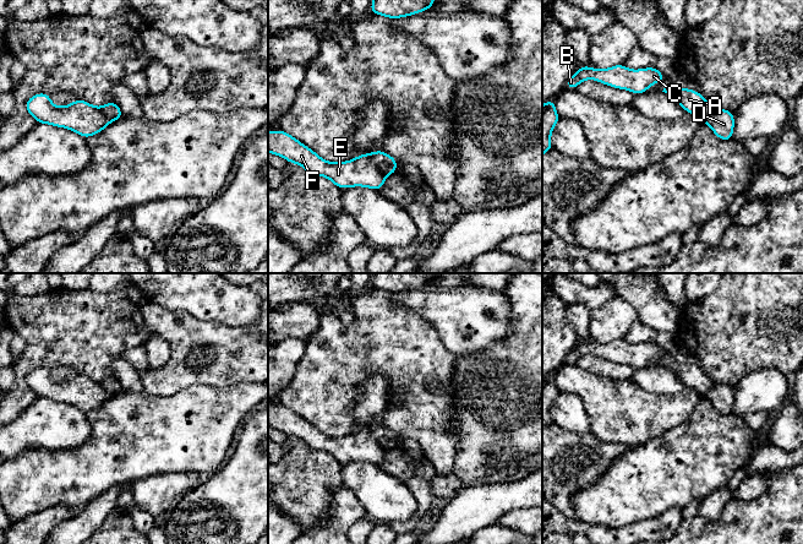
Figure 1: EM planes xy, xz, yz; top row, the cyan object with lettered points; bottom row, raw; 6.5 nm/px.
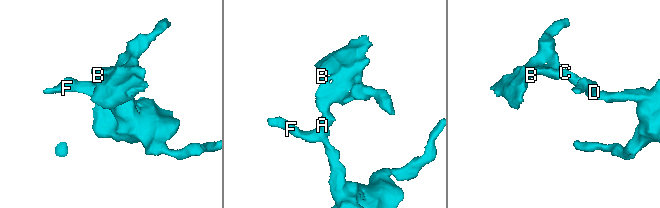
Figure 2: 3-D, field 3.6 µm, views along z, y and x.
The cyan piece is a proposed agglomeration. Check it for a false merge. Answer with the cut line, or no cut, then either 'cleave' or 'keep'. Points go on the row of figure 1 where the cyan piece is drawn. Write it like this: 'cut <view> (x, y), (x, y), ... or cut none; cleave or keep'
cut xz (369, 154), (386, 174); cleave

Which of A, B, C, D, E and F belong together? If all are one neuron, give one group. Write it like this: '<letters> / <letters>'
A B C / D E F

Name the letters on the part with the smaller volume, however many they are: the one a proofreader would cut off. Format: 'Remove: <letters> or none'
Remove: A, B, C

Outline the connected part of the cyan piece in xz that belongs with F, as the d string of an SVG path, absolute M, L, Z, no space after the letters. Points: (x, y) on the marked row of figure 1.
M282 130L268 132L268 152L301 165L311 175L328 178L339 189L364 186L379 191L384 185L386 174L366 153L342 163L327 162Z

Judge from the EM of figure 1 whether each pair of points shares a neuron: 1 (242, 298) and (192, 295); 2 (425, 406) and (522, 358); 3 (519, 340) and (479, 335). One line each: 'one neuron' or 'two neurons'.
1: one neuron
2: two neurons
3: two neurons

